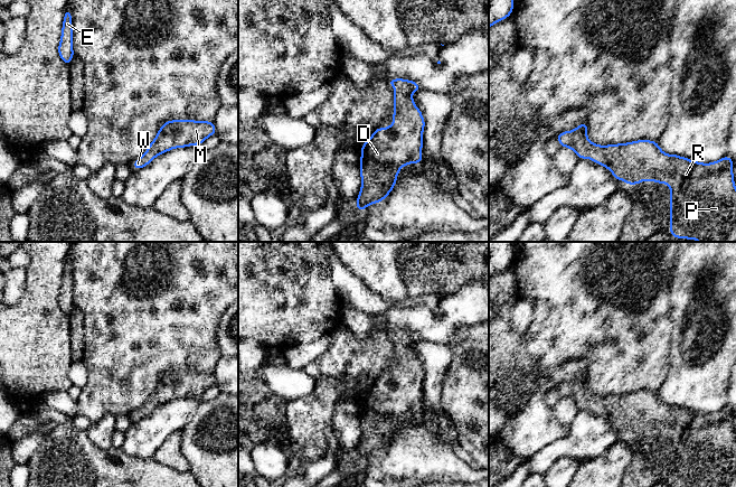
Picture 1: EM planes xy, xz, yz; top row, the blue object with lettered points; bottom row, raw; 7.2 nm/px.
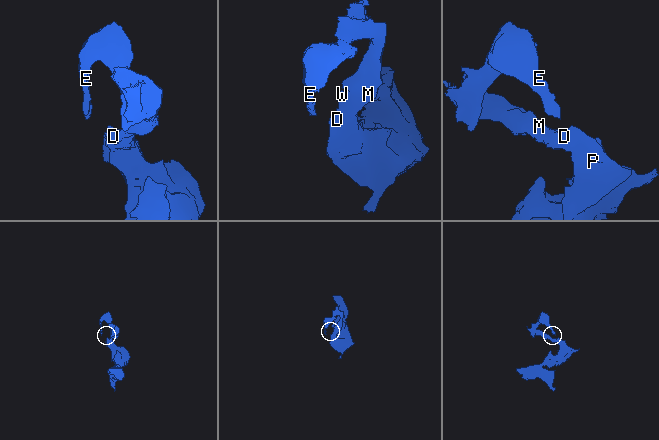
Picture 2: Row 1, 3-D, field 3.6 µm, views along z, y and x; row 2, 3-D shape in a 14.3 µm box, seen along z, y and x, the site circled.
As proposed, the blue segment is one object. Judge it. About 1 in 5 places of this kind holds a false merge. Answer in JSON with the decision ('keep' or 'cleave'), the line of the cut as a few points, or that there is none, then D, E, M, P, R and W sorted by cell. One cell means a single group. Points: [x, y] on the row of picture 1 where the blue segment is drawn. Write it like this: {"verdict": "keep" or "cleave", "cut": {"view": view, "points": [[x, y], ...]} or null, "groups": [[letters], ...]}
{"verdict": "keep", "cut": null, "groups": [["D", "E", "M", "P", "R", "W"]]}

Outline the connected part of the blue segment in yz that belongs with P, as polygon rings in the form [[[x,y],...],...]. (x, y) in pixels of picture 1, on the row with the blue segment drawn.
[[[587,122],[581,123],[572,131],[564,131],[556,135],[560,147],[570,148],[579,159],[586,159],[607,168],[616,180],[628,185],[638,185],[651,180],[670,186],[670,234],[676,238],[697,240],[699,242],[736,242],[736,187],[734,181],[734,160],[728,156],[702,163],[678,154],[664,153],[657,141],[641,139],[628,143],[600,146],[587,138]]]

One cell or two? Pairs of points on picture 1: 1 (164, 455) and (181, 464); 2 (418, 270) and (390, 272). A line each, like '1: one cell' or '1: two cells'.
1: one cell
2: two cells

